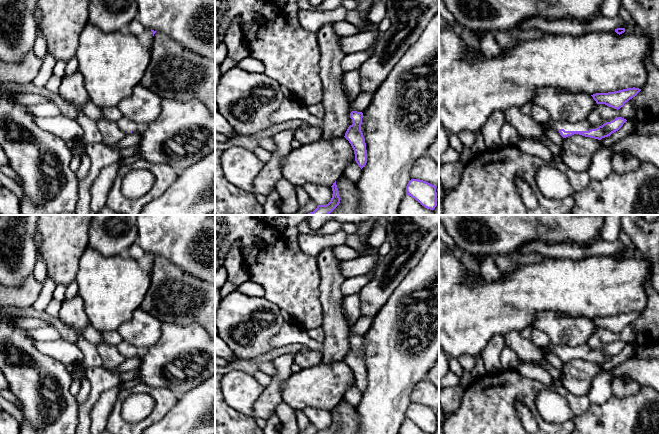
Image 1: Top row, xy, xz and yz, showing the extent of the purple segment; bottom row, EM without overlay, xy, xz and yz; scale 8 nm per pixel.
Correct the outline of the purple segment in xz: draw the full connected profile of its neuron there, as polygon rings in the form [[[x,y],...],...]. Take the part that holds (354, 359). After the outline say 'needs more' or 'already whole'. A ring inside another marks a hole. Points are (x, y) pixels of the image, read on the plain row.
[[[346,320],[346,322],[350,327],[350,333],[349,333],[349,351],[344,361],[351,368],[355,378],[355,385],[358,388],[358,390],[362,393],[363,391],[365,391],[367,387],[366,367],[363,357],[361,355],[363,337],[354,335],[352,333],[353,324],[351,324],[348,320]]]; needs more

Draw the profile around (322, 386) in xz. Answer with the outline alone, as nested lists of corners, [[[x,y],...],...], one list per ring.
[[[345,361],[321,363],[292,374],[282,385],[281,399],[294,410],[306,407],[332,410],[354,382],[354,374]]]

